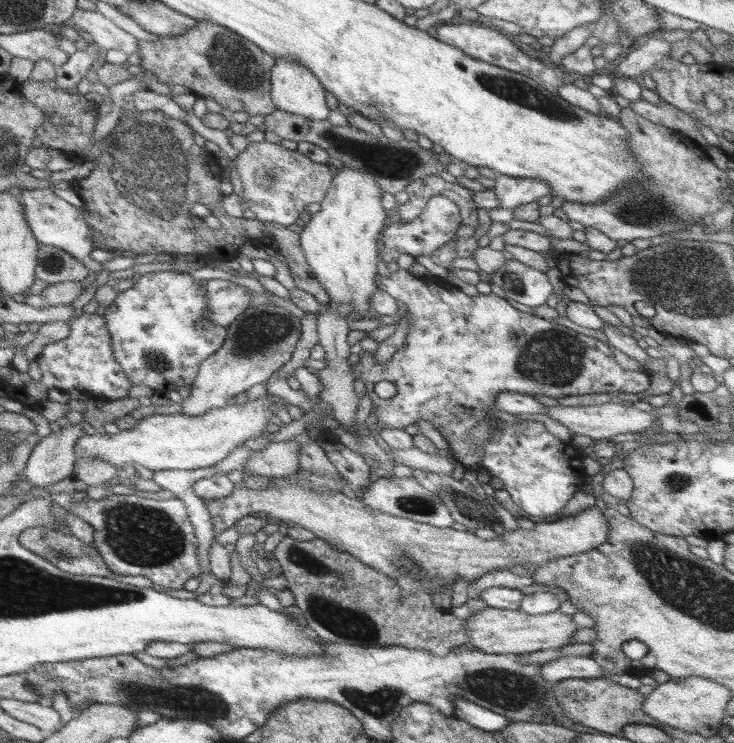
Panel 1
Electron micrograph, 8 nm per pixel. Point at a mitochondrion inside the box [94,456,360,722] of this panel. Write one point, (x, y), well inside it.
(139, 535)

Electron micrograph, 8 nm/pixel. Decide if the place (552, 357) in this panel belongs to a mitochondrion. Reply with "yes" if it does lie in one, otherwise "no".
yes

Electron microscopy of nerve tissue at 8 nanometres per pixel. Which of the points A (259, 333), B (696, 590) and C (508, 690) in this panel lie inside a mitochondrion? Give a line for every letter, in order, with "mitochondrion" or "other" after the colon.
A: mitochondrion
B: mitochondrion
C: mitochondrion

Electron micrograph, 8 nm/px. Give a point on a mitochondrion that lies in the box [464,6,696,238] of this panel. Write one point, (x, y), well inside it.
(518, 91)

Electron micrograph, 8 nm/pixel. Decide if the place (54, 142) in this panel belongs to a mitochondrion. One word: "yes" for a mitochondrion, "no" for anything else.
no

